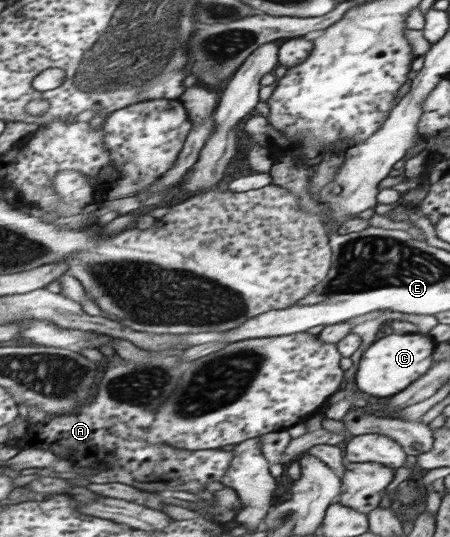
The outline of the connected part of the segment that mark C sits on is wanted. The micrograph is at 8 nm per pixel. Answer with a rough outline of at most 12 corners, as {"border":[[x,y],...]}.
{"border":[[395,332],[361,354],[357,389],[395,396],[431,365],[433,341]]}

